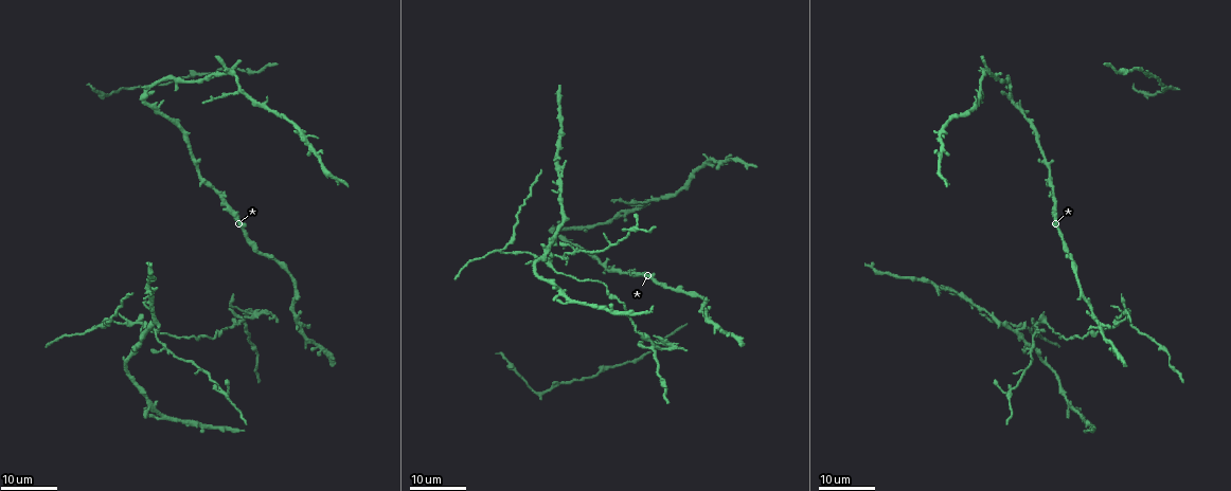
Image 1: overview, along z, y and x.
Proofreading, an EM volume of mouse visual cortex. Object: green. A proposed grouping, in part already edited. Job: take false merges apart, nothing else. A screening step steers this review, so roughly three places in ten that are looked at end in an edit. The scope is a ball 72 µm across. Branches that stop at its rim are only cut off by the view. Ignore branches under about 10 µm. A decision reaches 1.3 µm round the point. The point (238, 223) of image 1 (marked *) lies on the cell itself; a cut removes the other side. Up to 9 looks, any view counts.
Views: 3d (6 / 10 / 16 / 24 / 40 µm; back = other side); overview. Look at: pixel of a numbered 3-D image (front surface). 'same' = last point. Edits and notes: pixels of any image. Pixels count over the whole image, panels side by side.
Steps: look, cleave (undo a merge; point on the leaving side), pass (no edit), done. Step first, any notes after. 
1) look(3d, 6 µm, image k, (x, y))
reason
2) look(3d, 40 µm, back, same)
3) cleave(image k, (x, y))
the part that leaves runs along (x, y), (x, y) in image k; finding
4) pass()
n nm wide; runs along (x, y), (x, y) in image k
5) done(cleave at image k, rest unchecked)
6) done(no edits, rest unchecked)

look(3d, 24 µm, image 1, (216, 334))
sudden change in width

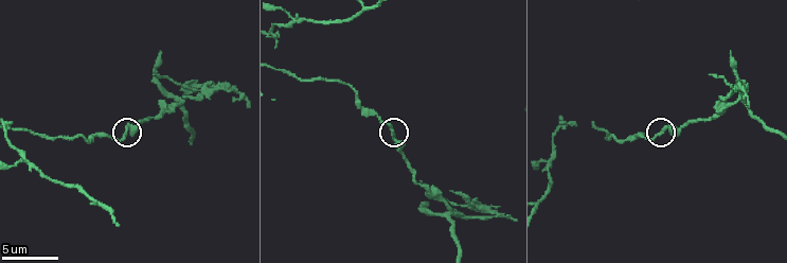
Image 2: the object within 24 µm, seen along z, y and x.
look(3d, 10 µm, image 2, (661, 133))
closer look

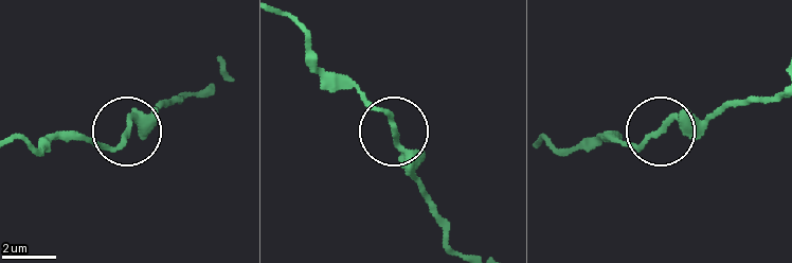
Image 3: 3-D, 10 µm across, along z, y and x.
look(3d, 6 µm, image 3, (658, 133))
zoom in

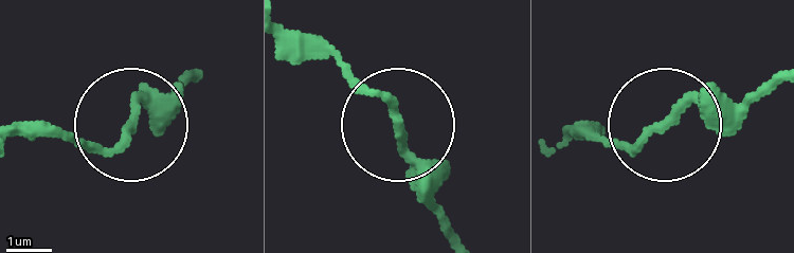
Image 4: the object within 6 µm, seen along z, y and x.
pass()
190 nm wide; one cell here

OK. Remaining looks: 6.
look(3d, 24 µm, image 1, (139, 322))
a fork

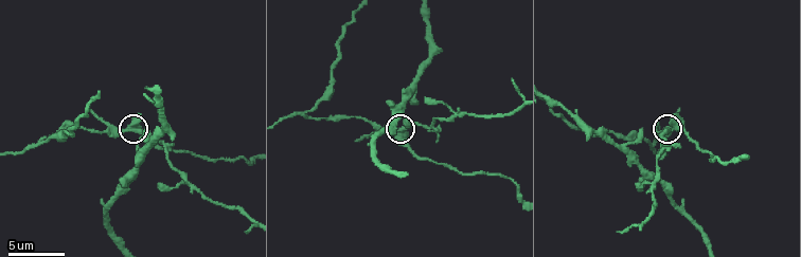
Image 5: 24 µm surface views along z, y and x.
look(3d, 6 µm, image 5, (399, 128))

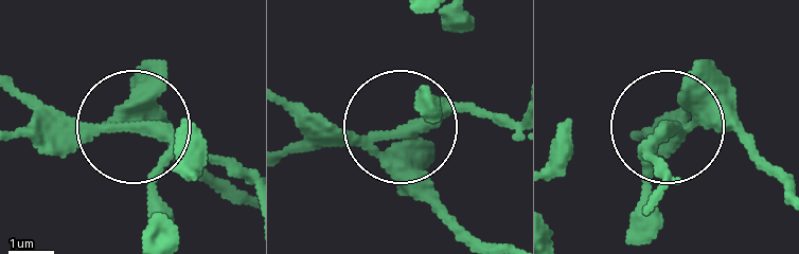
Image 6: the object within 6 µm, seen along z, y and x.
cleave(image 6, (160, 124))
3 arms; the part that leaves runs along (98, 132), (162, 132), (243, 178) in image 6; two cells meet here

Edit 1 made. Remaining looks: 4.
look(3d, 16 µm, image 1, (963, 294))
side arm on a straight run

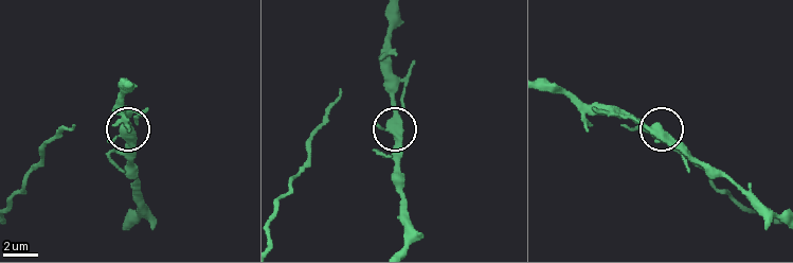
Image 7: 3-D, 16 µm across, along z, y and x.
look(3d, 6 µm, image 7, (397, 132))

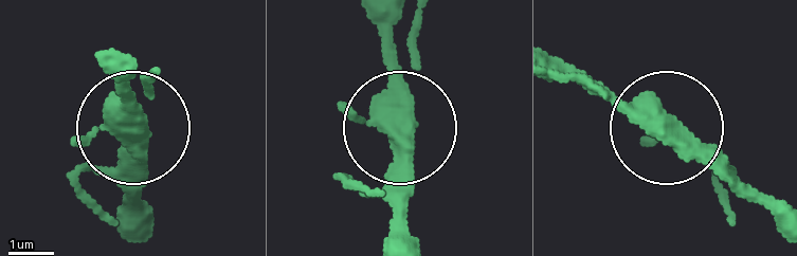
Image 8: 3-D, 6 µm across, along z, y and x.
look(3d, 6 µm, back, image 8, (133, 128))

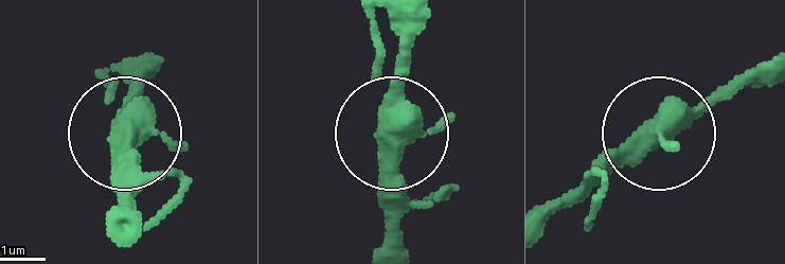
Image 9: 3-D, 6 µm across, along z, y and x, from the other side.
pass()
3 arms; all the same cell

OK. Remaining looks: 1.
look(3d, 10 µm, image 5, (48, 141))
sudden change in width

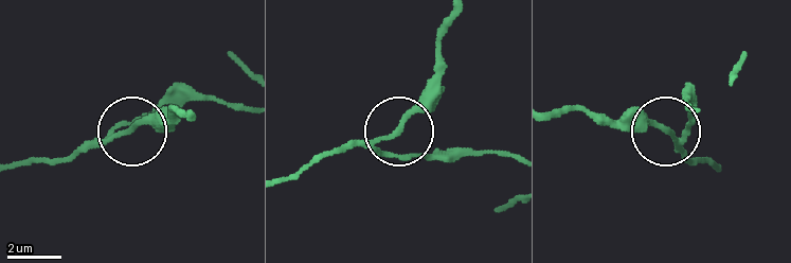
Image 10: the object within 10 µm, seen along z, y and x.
cleave(image 10, (143, 123))
180 nm wide; the part that leaves runs along (383, 137), (424, 91), (445, 16) in image 10; two cells meet here

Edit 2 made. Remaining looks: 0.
done(cleave at image 6, cleave at image 10, rest unchecked)

